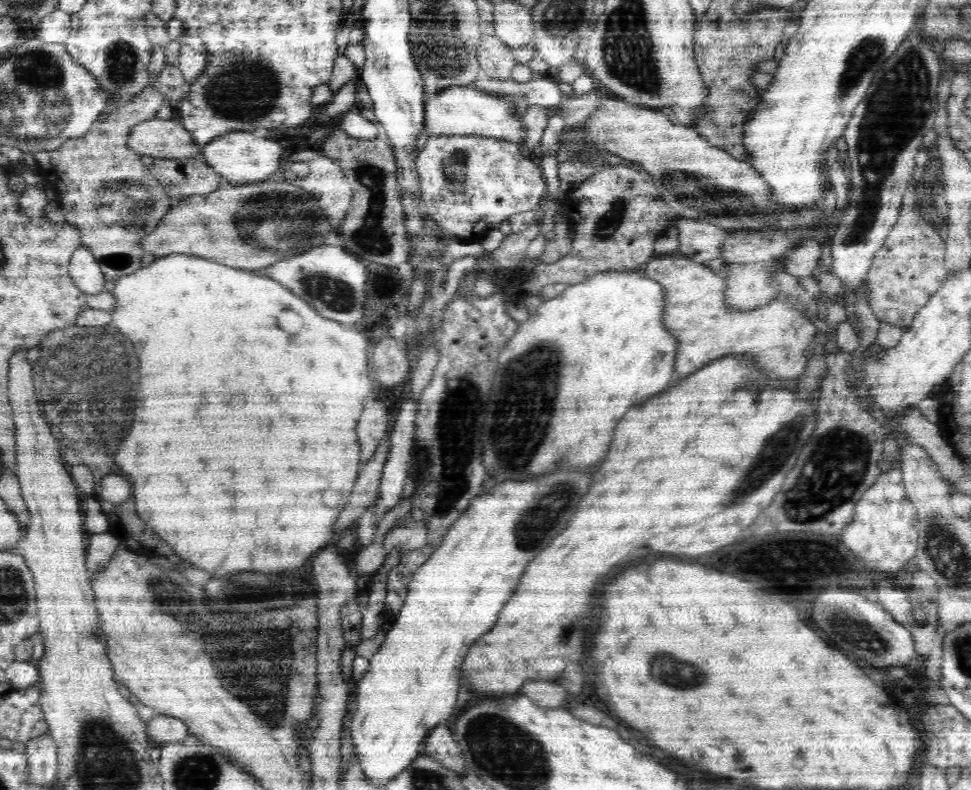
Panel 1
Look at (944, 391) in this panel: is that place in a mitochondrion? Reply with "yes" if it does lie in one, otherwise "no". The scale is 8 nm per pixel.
no

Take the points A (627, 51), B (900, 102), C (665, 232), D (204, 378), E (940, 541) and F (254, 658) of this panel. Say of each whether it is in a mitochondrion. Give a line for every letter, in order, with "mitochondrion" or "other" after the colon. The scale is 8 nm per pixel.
A: mitochondrion
B: mitochondrion
C: other
D: other
E: mitochondrion
F: mitochondrion

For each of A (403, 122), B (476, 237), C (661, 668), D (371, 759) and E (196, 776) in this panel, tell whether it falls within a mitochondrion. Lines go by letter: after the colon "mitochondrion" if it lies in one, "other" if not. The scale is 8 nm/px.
A: other
B: other
C: mitochondrion
D: other
E: mitochondrion

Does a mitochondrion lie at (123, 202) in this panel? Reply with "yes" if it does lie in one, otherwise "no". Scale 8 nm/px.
yes

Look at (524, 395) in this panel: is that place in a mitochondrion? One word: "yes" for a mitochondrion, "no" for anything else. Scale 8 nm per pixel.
yes

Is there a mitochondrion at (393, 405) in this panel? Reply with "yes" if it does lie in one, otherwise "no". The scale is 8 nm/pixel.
no

